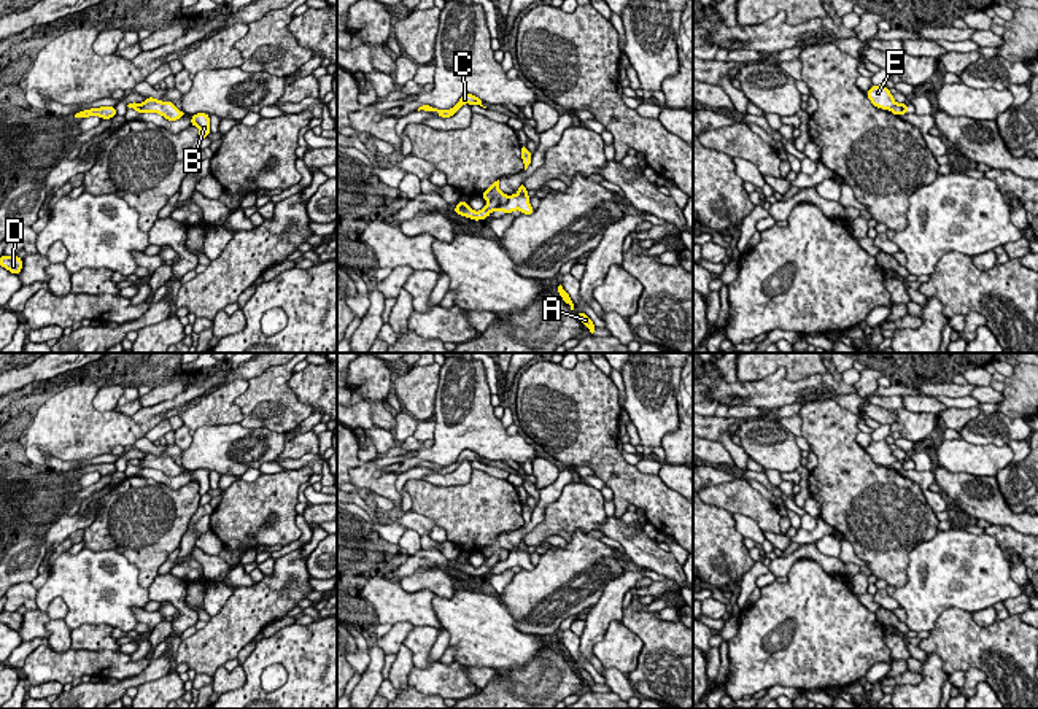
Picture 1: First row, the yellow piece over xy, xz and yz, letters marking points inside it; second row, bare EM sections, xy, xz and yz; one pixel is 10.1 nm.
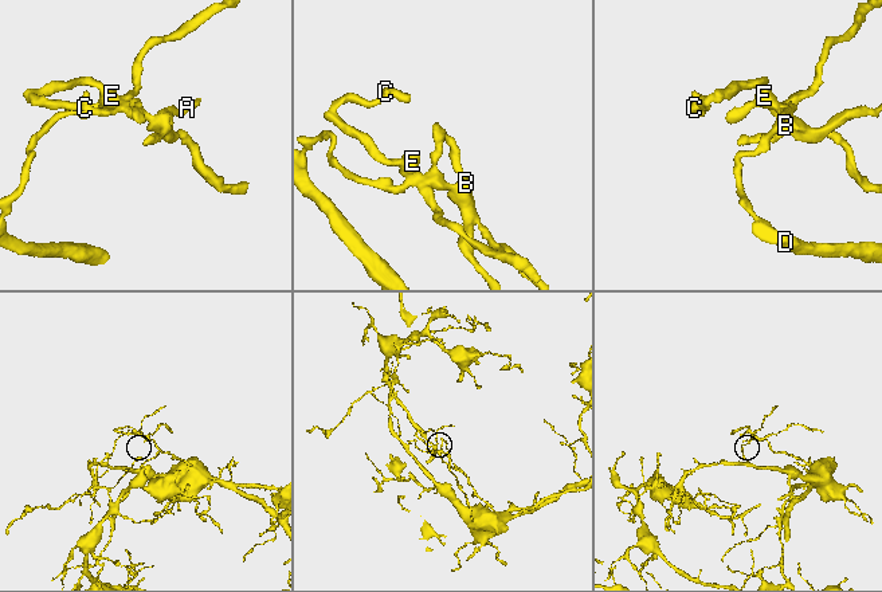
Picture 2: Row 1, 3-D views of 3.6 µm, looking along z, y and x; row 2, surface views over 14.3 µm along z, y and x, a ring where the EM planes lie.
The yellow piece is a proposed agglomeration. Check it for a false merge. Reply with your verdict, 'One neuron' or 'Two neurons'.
Two neurons

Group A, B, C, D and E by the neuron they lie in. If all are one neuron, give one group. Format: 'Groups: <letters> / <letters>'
Groups: A B C E / D

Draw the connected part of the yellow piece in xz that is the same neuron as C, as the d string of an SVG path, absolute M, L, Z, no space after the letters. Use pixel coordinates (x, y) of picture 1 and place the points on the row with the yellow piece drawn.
M463 94L461 99L459 99L459 102L458 102L453 108L450 108L450 110L437 110L437 108L434 108L434 107L431 107L431 105L421 105L421 107L418 108L418 111L420 111L420 110L423 110L423 111L437 111L437 113L439 113L439 118L450 118L450 116L453 116L464 103L483 107L483 105L482 105L482 100L480 100L478 97L475 97L475 95L472 95L472 94Z

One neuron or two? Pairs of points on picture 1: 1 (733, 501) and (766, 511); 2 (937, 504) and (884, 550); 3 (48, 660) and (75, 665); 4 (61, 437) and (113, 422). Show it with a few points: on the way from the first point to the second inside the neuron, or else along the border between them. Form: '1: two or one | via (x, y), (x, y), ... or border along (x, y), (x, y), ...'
1: one | via (741, 501), (747, 501), (759, 509)
2: two | border along (921, 490), (935, 514)
3: one | via (54, 665), (69, 665)
4: one | via (73, 433), (100, 431)

